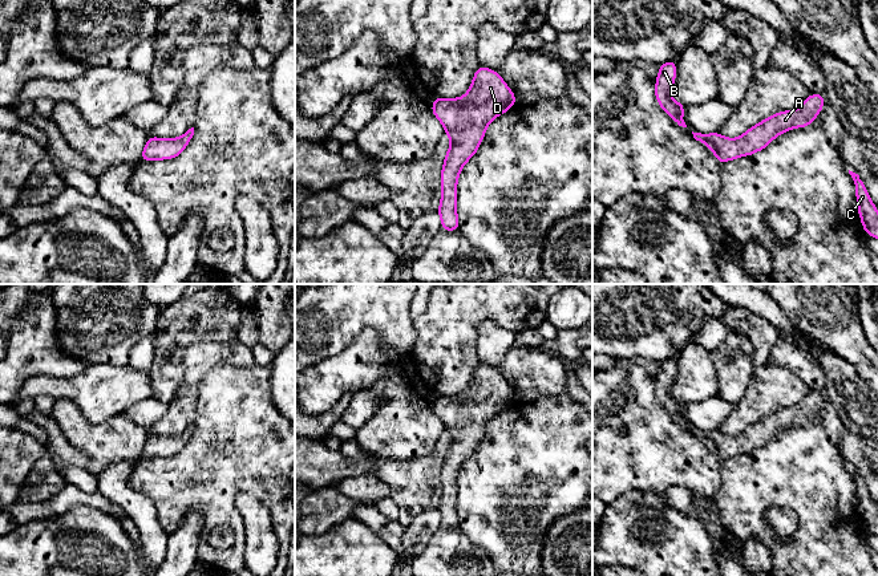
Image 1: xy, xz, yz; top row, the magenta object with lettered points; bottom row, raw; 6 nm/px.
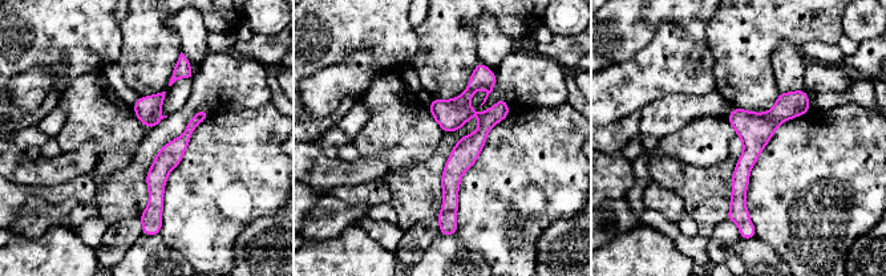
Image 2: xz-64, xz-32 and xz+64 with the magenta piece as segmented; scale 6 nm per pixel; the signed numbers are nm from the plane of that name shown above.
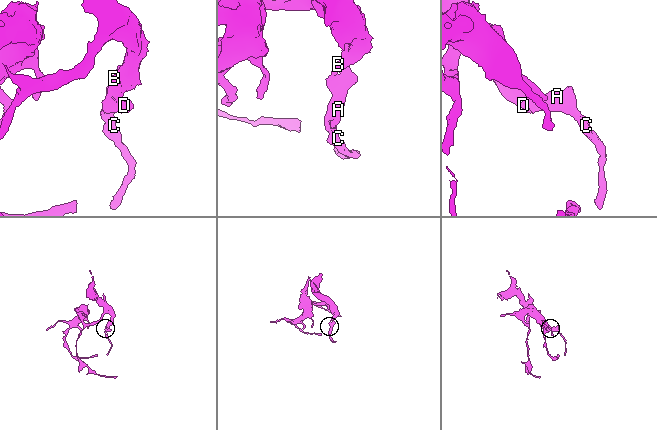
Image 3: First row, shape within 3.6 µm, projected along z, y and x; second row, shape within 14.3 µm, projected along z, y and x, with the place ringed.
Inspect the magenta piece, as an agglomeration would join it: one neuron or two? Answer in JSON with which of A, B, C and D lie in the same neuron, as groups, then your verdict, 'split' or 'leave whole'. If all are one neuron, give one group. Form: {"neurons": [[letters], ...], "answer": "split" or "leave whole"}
{"neurons": [["A", "B", "C", "D"]], "answer": "leave whole"}

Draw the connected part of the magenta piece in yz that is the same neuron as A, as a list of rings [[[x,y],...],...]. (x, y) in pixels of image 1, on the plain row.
[[[809,392],[798,406],[778,409],[735,437],[723,434],[719,429],[713,431],[692,429],[692,431],[696,438],[709,443],[719,461],[723,462],[727,458],[764,447],[778,431],[813,421],[822,407],[824,399],[824,392]]]

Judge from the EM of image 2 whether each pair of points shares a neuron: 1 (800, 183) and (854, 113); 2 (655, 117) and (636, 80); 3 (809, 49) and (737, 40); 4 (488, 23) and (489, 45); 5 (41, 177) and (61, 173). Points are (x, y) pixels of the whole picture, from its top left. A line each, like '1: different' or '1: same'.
1: same
2: different
3: different
4: same
5: same

